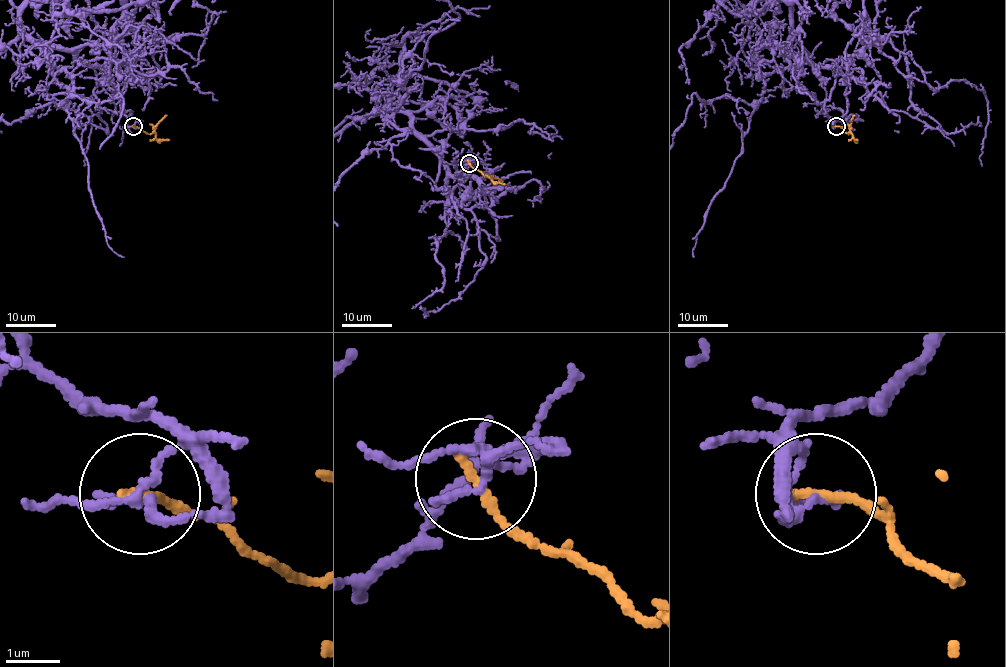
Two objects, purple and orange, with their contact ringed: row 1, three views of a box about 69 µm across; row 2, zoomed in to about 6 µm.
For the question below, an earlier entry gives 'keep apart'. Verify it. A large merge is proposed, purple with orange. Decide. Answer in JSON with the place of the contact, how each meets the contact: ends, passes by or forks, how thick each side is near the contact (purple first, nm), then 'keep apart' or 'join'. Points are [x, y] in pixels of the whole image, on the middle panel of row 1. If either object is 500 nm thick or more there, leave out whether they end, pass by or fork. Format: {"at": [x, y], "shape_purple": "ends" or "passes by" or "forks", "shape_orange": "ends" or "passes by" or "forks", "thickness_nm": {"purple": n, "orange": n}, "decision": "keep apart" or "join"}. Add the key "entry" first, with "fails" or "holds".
{"entry": "holds", "at": [469, 163], "shape_purple": "forks", "shape_orange": "ends", "thickness_nm": {"purple": 130, "orange": 190}, "decision": "keep apart"}

